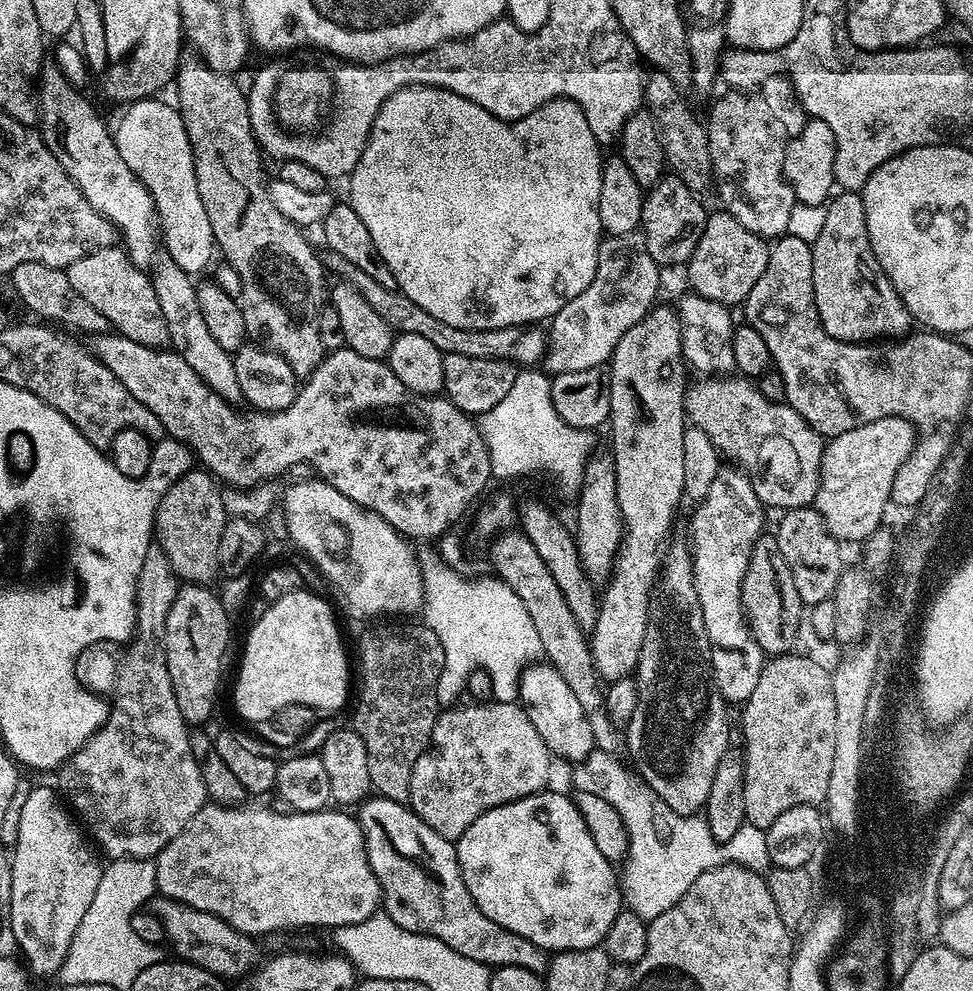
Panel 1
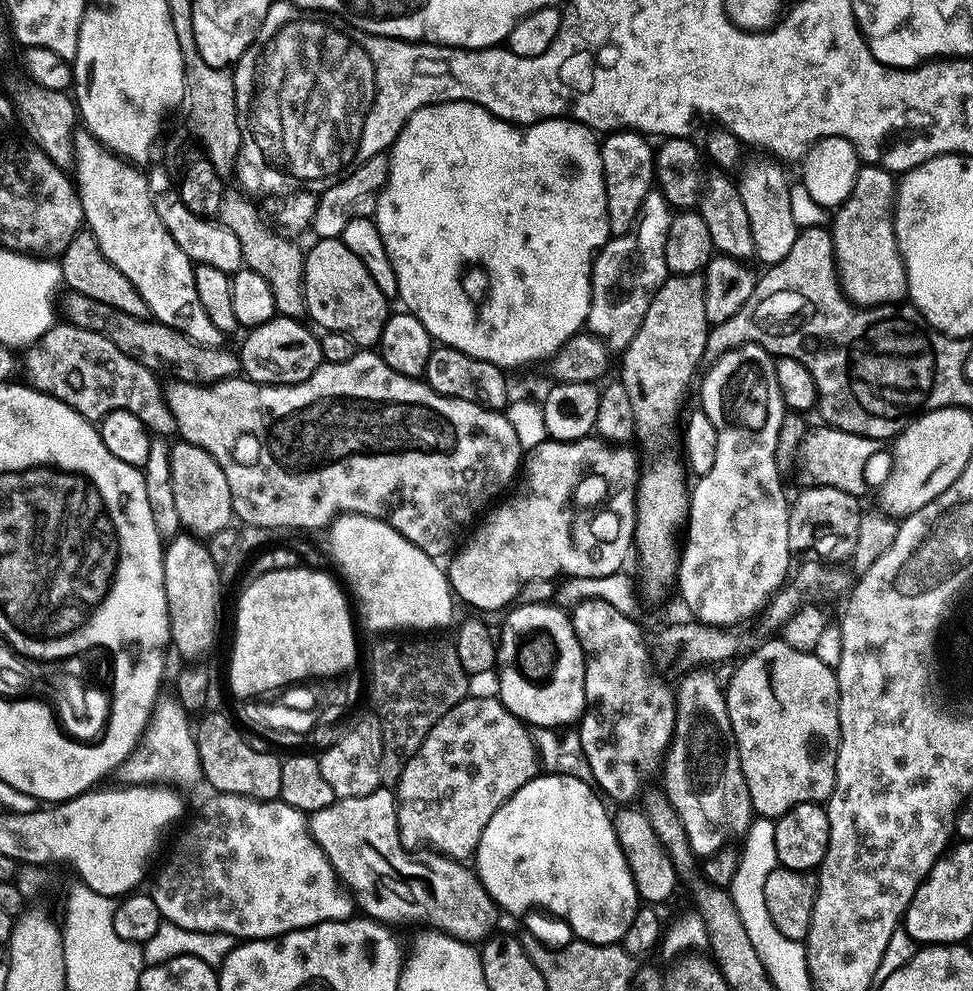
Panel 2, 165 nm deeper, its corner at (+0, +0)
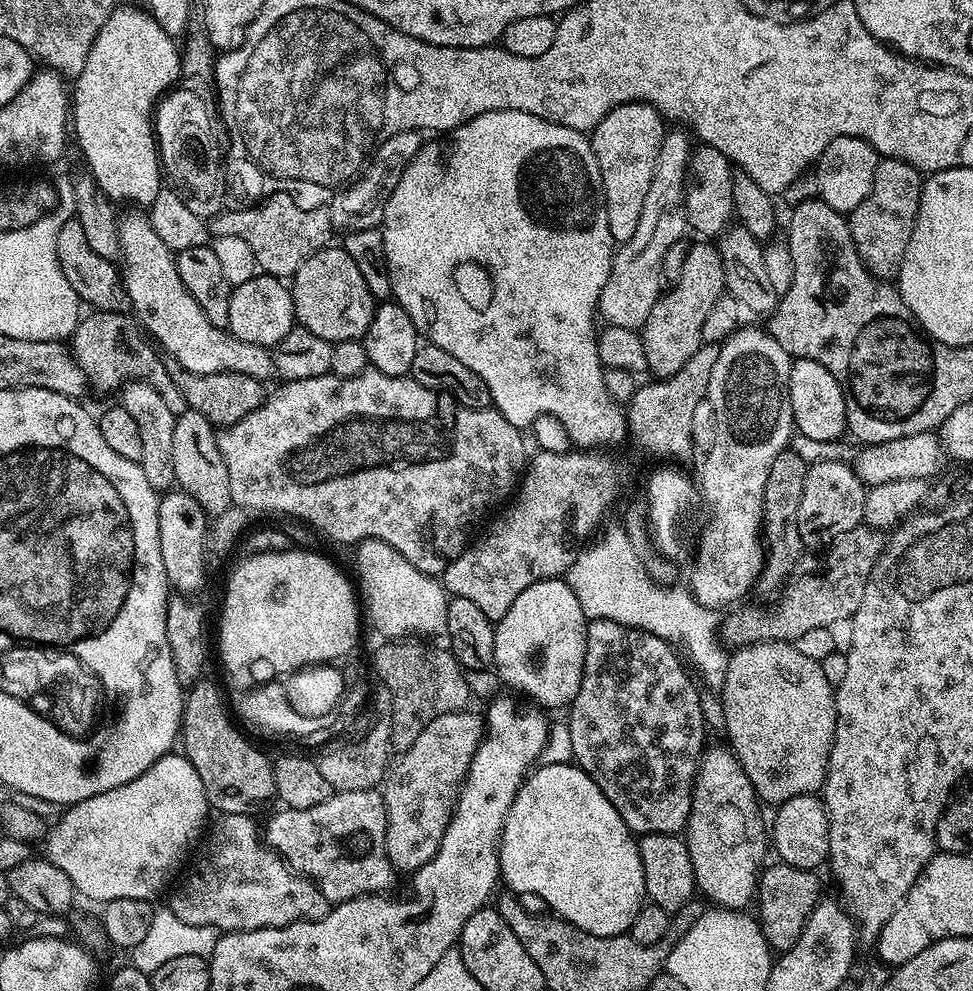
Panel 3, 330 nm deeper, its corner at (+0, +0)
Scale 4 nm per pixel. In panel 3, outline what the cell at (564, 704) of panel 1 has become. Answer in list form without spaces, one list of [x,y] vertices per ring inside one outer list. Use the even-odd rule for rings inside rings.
[[[543,580],[534,582],[534,586],[526,586],[526,590],[514,598],[514,606],[506,610],[502,619],[495,621],[494,627],[494,672],[500,675],[501,682],[509,684],[513,693],[548,710],[560,708],[563,704],[564,707],[571,705],[578,694],[584,673],[588,620],[566,580]]]

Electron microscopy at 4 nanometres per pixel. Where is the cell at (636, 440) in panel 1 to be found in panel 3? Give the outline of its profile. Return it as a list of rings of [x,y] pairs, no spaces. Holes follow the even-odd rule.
[[[694,242],[688,244],[688,253],[682,262],[682,274],[678,274],[676,281],[669,287],[672,289],[669,292],[667,289],[660,299],[654,302],[654,310],[650,310],[650,318],[646,318],[640,332],[646,350],[647,371],[652,372],[653,377],[663,378],[674,374],[678,370],[682,370],[682,366],[686,366],[686,362],[690,362],[690,358],[694,358],[694,354],[700,349],[702,343],[700,339],[702,322],[706,322],[706,314],[710,314],[714,302],[718,302],[718,298],[725,295],[724,267],[720,249],[712,242],[700,243],[704,244],[694,244]]]

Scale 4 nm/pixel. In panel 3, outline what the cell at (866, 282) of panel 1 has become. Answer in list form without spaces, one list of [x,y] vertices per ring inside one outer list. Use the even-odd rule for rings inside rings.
[[[880,158],[874,170],[874,186],[852,212],[847,213],[850,234],[862,262],[872,276],[891,281],[899,277],[902,258],[918,218],[925,177],[914,166],[901,160]]]

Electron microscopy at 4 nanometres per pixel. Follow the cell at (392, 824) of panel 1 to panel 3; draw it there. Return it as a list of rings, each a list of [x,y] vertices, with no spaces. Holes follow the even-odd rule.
[[[370,788],[336,792],[326,802],[310,806],[310,810],[284,808],[269,818],[268,829],[263,829],[262,836],[292,871],[313,880],[332,906],[356,896],[387,893],[398,879],[384,845],[384,797]]]

